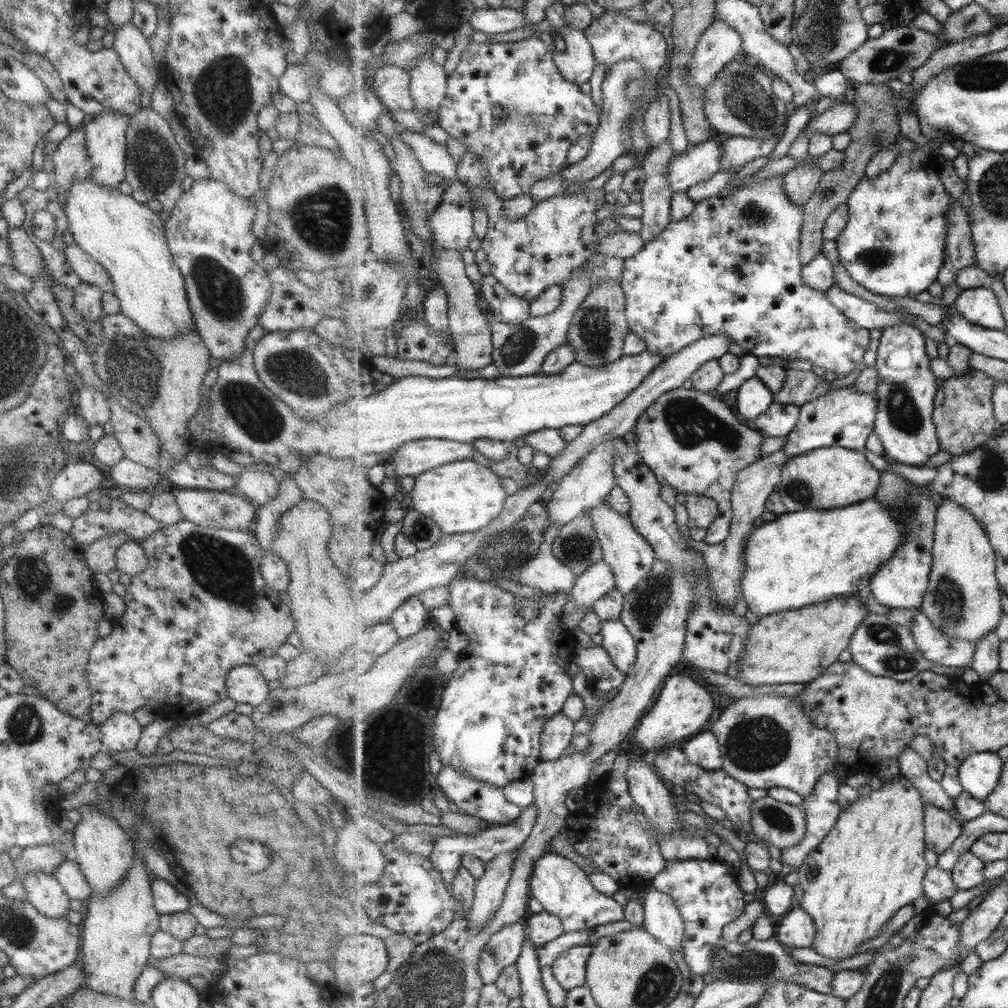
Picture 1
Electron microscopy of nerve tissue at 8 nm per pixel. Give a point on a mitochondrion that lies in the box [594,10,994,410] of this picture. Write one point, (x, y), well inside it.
(907, 50)

